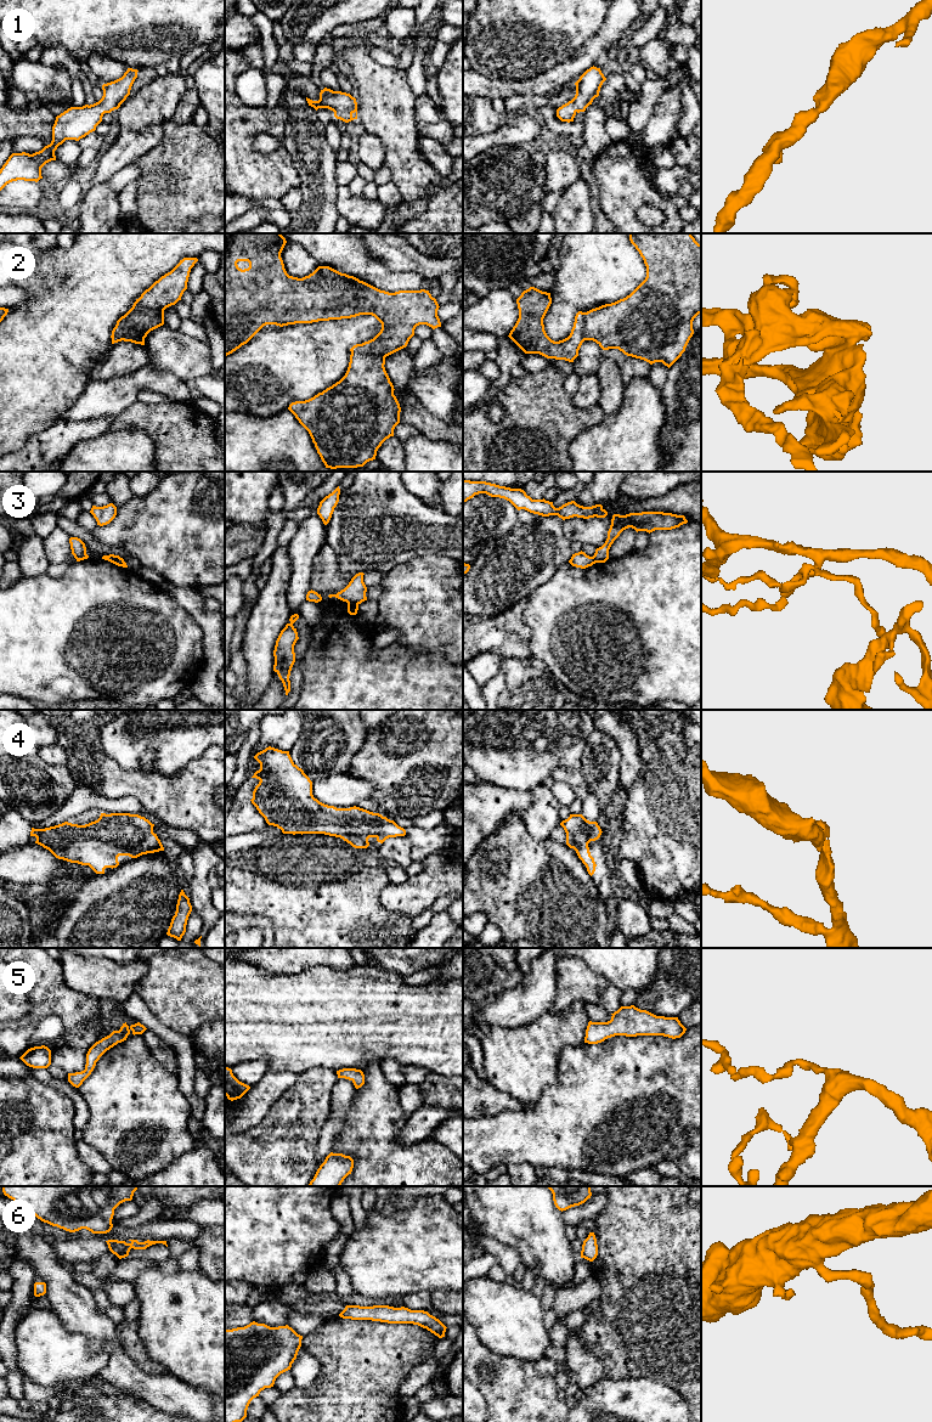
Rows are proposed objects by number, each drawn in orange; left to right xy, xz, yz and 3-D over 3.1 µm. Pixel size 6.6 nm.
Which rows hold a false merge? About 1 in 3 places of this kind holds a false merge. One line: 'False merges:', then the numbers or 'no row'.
False merges: 2, 3

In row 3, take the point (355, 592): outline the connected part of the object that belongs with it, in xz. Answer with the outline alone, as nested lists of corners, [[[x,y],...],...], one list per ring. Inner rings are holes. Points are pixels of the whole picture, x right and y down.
[[[363,572],[356,574],[344,589],[338,592],[337,594],[329,594],[328,597],[335,597],[343,602],[354,603],[357,605],[367,600],[367,587],[363,582],[363,575]]]

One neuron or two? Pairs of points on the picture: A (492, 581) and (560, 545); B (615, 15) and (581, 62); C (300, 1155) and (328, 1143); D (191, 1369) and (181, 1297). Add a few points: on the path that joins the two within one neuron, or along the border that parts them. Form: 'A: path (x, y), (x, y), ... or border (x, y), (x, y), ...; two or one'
A: path (509, 569), (538, 548), (543, 548); one
B: path (615, 27), (592, 50); one
C: border (327, 1121), (322, 1127), (318, 1141), (317, 1167); two
D: path (191, 1350), (191, 1325), (182, 1315); one

